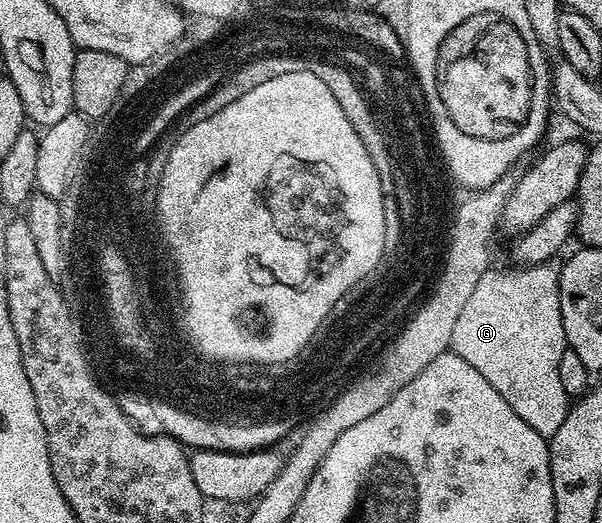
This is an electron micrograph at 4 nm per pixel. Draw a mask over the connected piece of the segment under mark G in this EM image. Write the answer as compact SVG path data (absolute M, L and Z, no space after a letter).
M554 262L519 265L516 271L495 271L488 269L477 281L477 289L473 289L473 297L465 301L465 309L461 309L461 317L457 317L457 325L453 325L453 337L450 350L457 357L469 361L505 402L513 408L513 413L525 421L532 429L537 429L544 437L549 437L565 425L565 417L569 410L569 397L561 385L561 373L557 373L557 365L561 365L563 352L568 350L565 329L561 321L561 301L559 300L559 267Z

